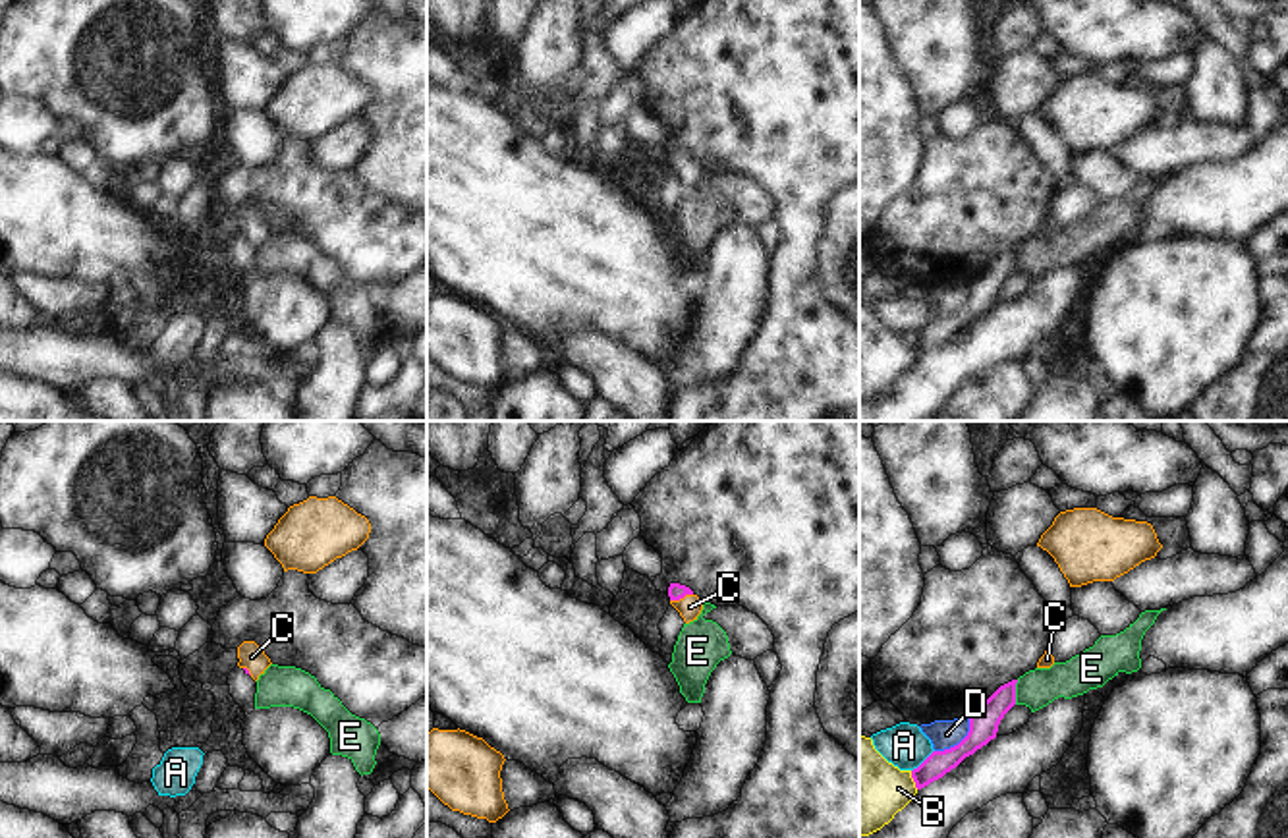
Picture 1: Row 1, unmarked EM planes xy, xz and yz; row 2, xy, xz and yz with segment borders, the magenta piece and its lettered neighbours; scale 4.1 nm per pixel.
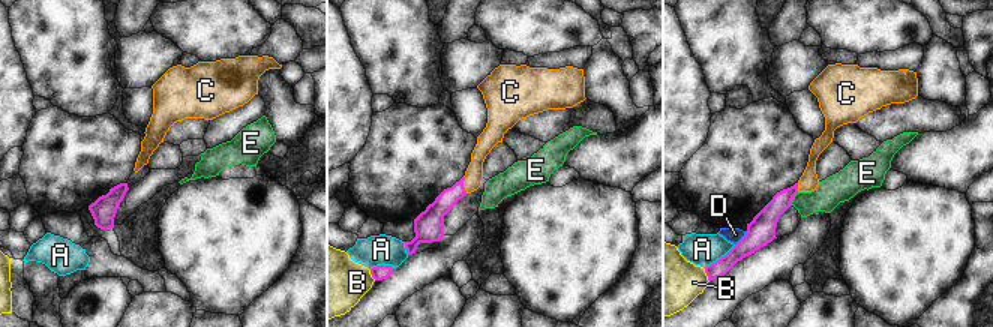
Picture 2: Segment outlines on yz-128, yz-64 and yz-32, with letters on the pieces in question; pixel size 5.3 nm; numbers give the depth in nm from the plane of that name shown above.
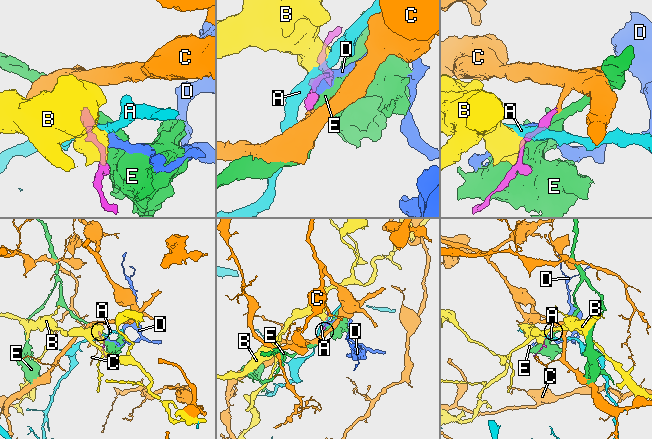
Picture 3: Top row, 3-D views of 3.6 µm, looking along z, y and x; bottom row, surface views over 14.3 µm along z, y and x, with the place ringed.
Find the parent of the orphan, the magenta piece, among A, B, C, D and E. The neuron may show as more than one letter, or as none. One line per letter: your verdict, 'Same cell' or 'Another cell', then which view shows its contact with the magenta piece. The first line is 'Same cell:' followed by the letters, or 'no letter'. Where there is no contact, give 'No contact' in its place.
Same cell: C
A: Another cell. Touches magenta in yz
B: Another cell. Touches magenta in yz
C: Same cell. Touches magenta in xz
D: Another cell. Touches magenta in yz
E: Another cell. Touches magenta in yz.

